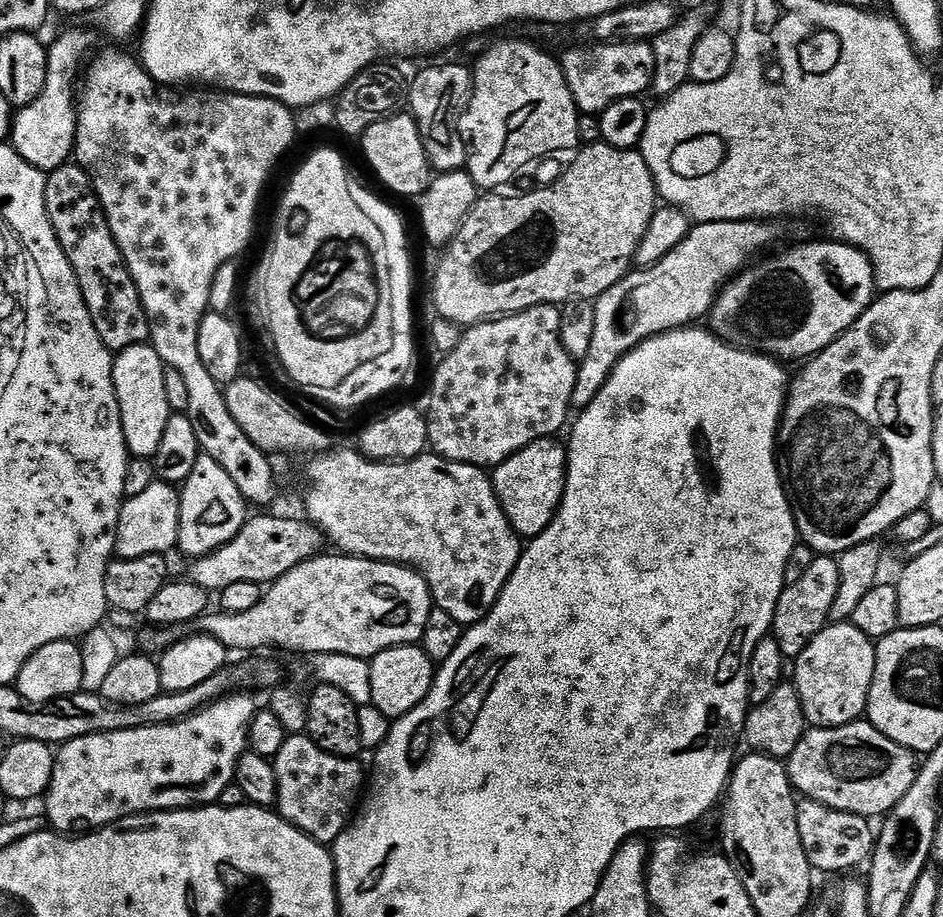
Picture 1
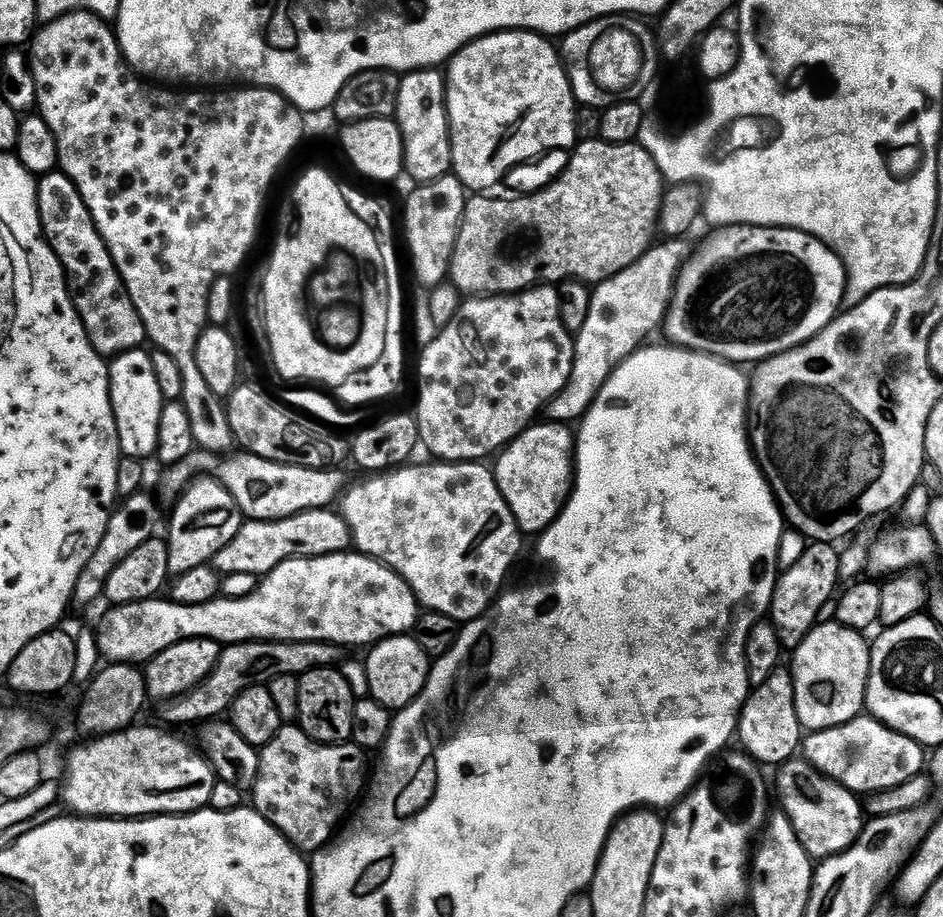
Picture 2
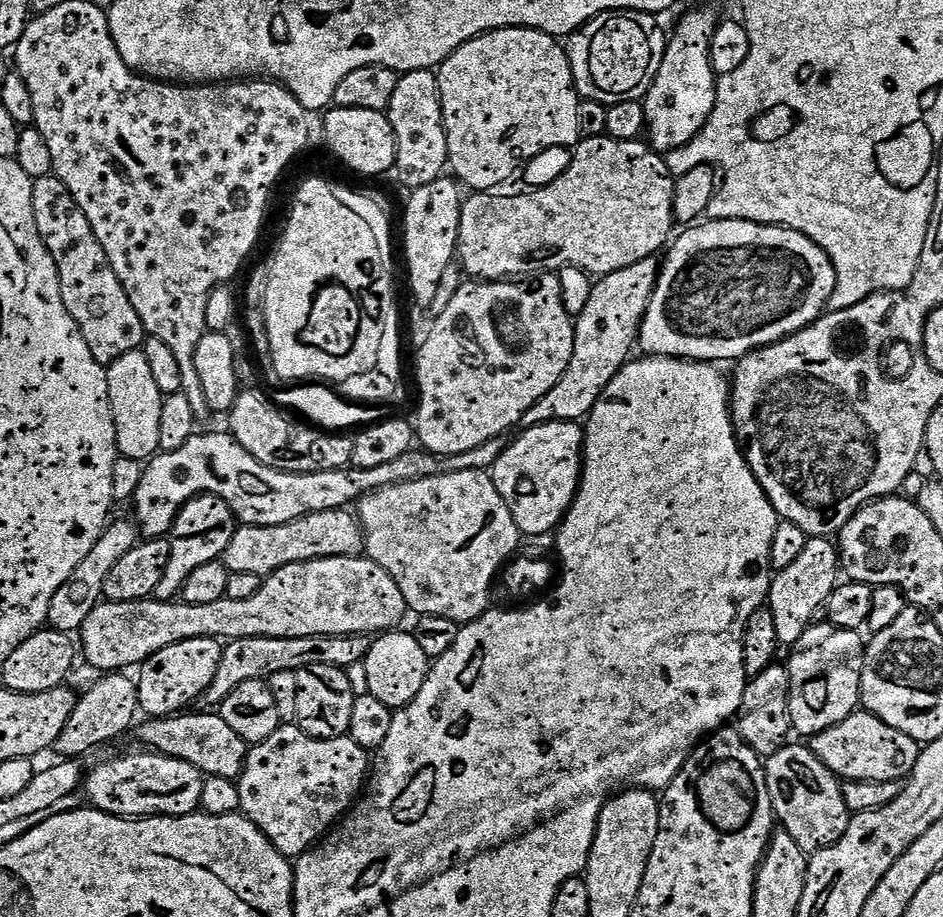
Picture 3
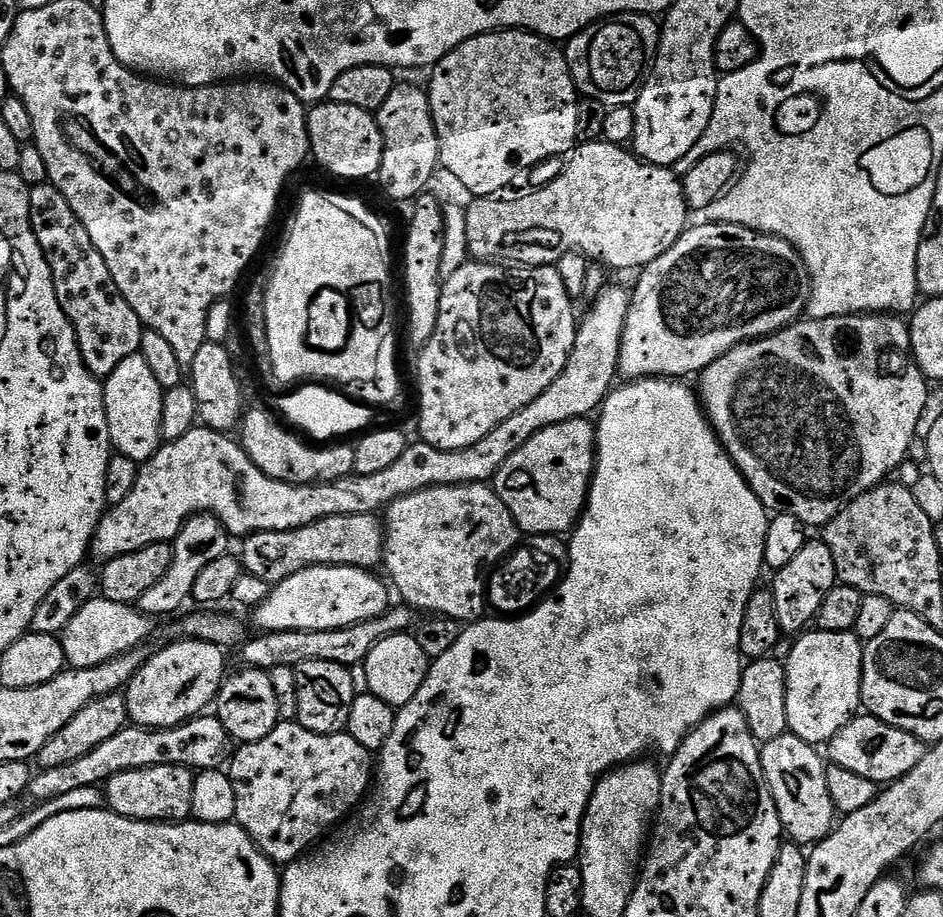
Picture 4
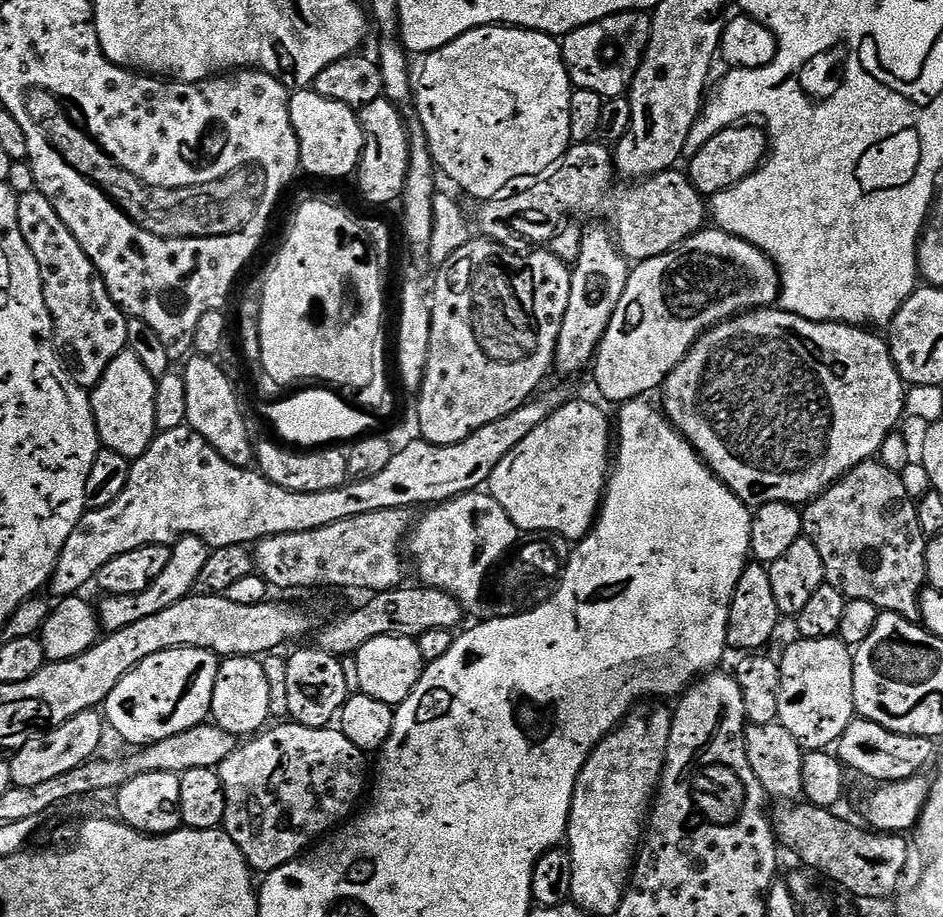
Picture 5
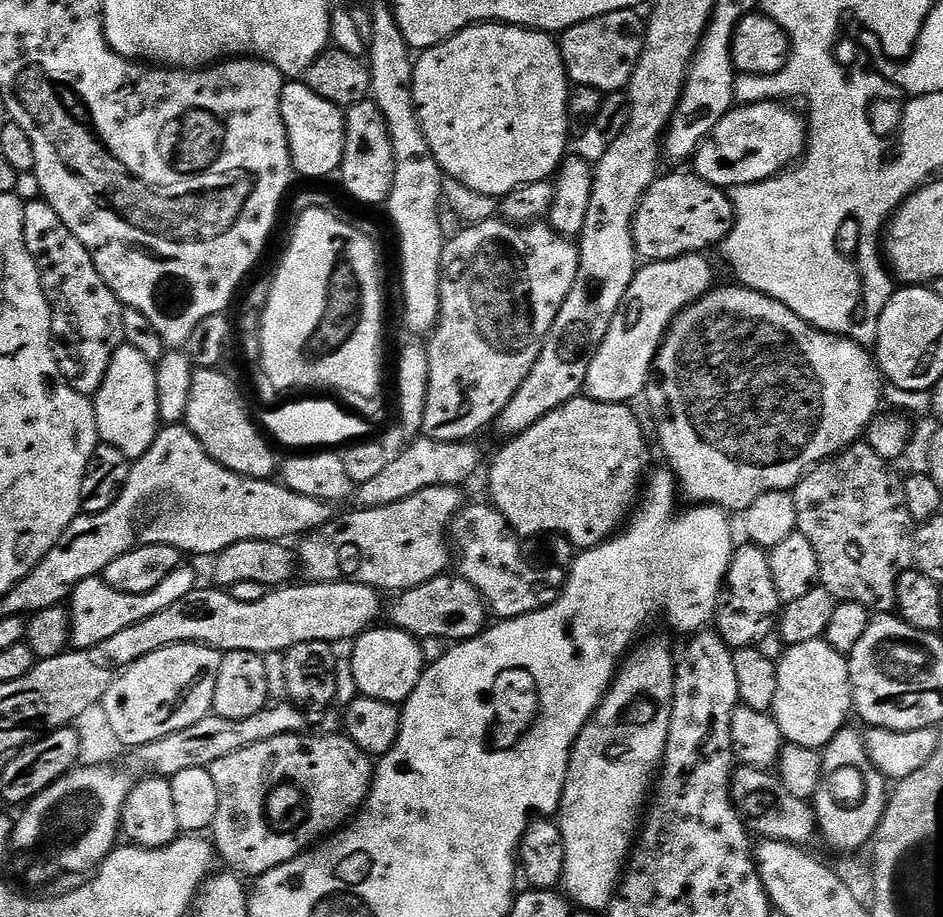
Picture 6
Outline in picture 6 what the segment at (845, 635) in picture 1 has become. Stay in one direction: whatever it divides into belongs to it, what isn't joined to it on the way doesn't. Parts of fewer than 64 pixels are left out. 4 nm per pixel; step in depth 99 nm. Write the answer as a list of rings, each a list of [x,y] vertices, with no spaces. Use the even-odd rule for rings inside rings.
[[[824,638],[814,642],[793,644],[787,651],[788,653],[784,657],[779,657],[776,666],[778,670],[778,694],[774,698],[771,715],[775,716],[788,744],[823,750],[849,723],[848,715],[851,717],[854,712],[848,661],[845,653],[834,650],[834,646],[830,646],[827,639]]]

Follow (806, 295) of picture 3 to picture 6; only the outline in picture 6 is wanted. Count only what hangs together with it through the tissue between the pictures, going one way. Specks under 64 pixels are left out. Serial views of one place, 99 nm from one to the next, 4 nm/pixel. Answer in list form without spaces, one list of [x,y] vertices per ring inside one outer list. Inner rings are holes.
[[[693,254],[679,256],[673,260],[657,260],[645,263],[637,271],[636,277],[630,282],[630,290],[626,290],[626,298],[618,314],[614,314],[614,322],[610,322],[610,330],[602,346],[598,346],[598,354],[594,354],[594,362],[590,362],[590,370],[584,383],[584,392],[588,399],[607,404],[628,404],[635,396],[645,395],[654,375],[656,355],[660,352],[660,345],[663,344],[668,329],[680,313],[692,304],[697,304],[717,283],[716,272],[708,258],[704,254]]]

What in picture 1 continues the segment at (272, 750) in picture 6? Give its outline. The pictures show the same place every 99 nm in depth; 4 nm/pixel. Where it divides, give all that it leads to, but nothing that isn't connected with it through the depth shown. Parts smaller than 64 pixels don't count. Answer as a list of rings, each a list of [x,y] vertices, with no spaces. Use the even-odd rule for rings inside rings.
[[[306,734],[289,735],[274,757],[278,814],[319,844],[335,844],[353,819],[366,788],[366,768],[360,762],[322,750]]]

